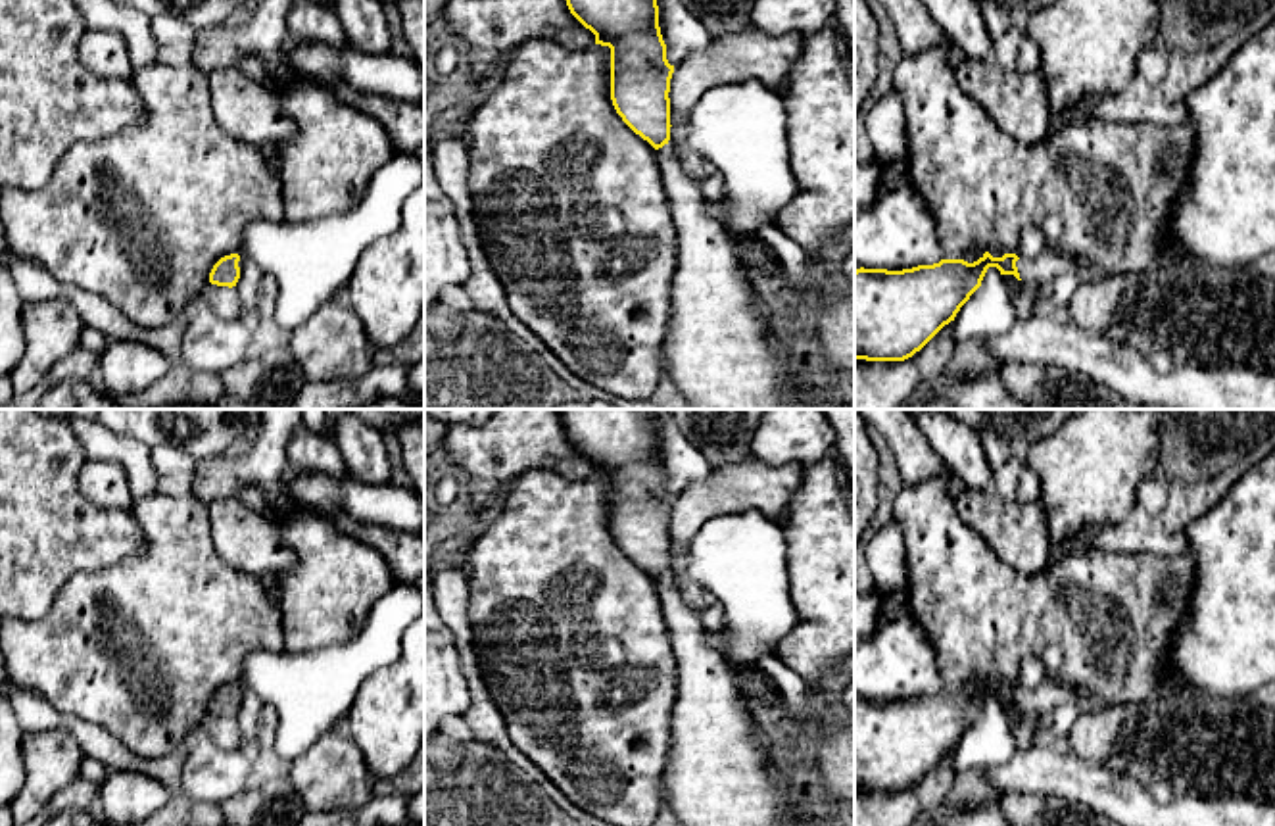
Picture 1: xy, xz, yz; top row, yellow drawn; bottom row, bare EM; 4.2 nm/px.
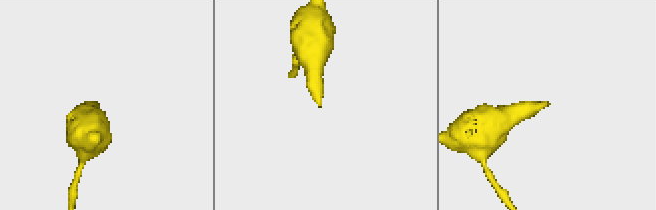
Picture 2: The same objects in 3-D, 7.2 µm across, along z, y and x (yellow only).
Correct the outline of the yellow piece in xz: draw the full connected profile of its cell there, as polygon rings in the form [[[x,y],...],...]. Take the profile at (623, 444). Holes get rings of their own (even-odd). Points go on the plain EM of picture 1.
[[[559,409],[570,444],[595,465],[595,474],[611,478],[611,530],[622,551],[643,571],[647,571],[657,580],[657,592],[662,607],[662,615],[670,632],[670,644],[678,665],[678,697],[670,715],[670,749],[666,755],[664,774],[662,774],[662,807],[668,809],[682,826],[824,826],[822,813],[812,799],[812,793],[801,790],[782,765],[776,765],[764,749],[764,732],[757,726],[762,720],[758,713],[758,703],[755,701],[755,692],[747,678],[739,676],[732,667],[726,653],[716,651],[705,644],[705,626],[697,611],[682,601],[680,590],[674,586],[674,572],[670,571],[670,509],[674,496],[666,490],[666,474],[659,457],[659,436],[653,409]]]

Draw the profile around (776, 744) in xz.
[[[764,718],[757,726],[757,730],[762,730],[764,732],[764,749],[770,755],[770,759],[776,765],[782,765],[782,766],[785,765],[787,749],[793,743],[797,743],[797,741],[805,741],[803,736],[799,736],[799,734],[787,730],[787,728],[783,728],[780,732],[772,730]]]

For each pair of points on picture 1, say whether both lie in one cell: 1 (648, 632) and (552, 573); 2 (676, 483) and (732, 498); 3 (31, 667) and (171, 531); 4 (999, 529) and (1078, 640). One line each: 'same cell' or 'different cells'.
1: same cell
2: different cells
3: same cell
4: different cells

